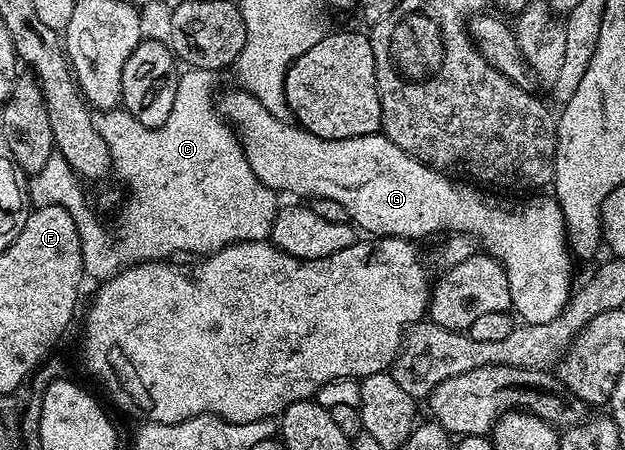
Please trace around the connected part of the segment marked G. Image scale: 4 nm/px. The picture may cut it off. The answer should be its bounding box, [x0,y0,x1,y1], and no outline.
[218,90,574,324]

